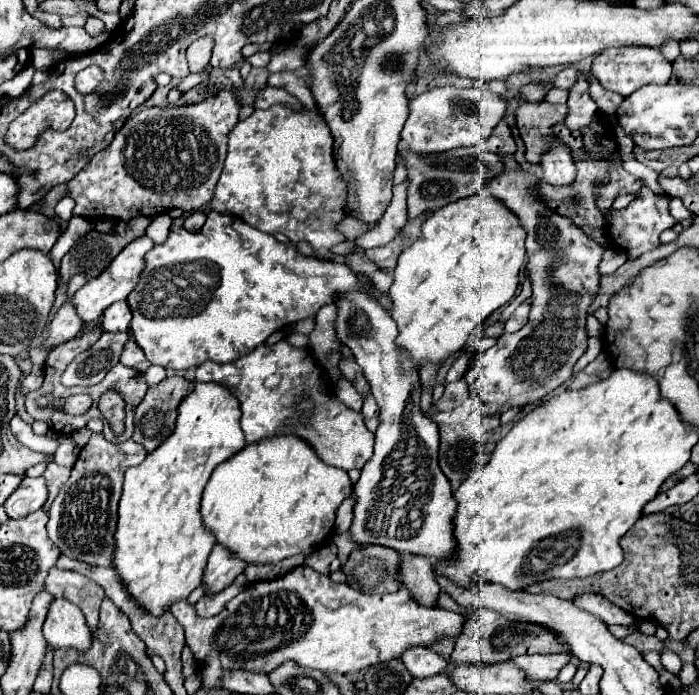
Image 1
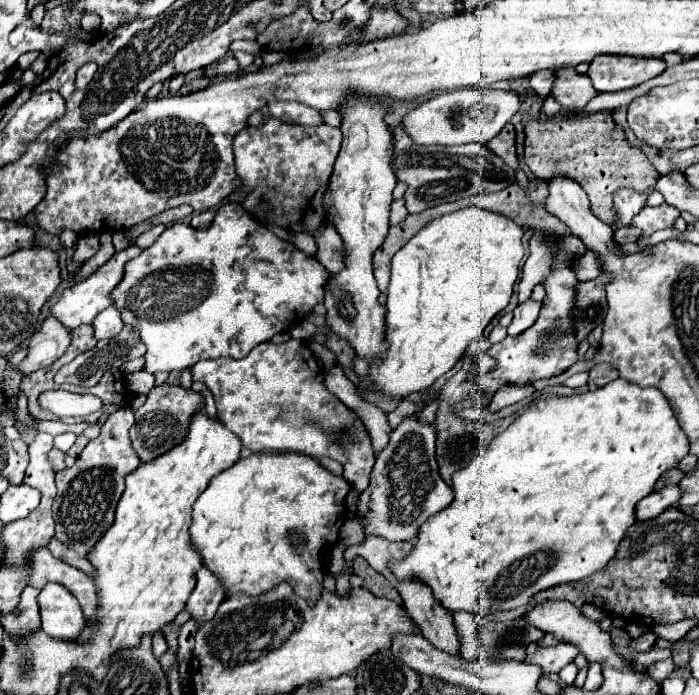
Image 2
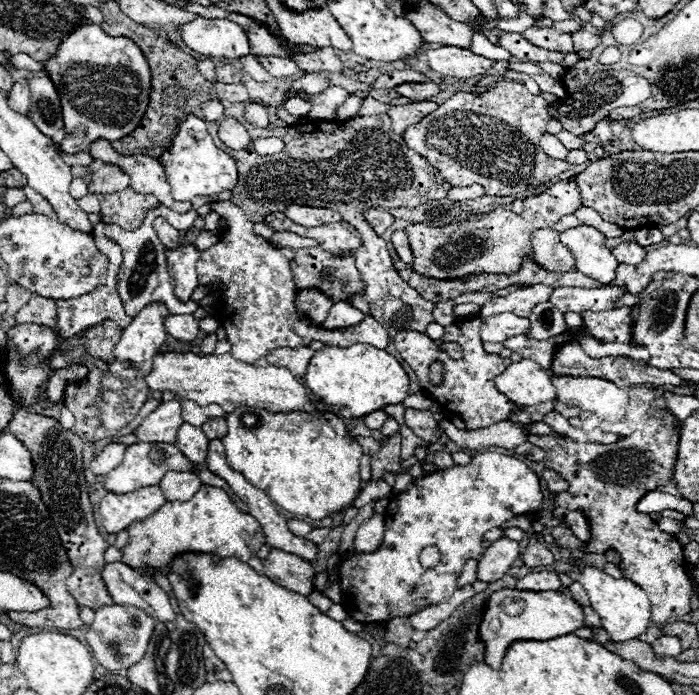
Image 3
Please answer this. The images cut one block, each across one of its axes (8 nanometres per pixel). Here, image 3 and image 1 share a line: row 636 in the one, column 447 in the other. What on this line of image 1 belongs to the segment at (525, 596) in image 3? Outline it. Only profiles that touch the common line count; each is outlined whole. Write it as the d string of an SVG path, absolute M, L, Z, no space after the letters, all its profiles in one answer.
M366 274L358 276L358 288L352 292L342 292L336 296L334 304L338 308L338 316L334 320L338 340L346 344L358 366L364 368L366 380L372 388L372 394L380 406L380 426L376 430L376 446L372 460L362 468L360 480L354 486L356 504L354 504L354 520L350 526L352 540L358 544L378 544L388 546L398 552L414 552L434 560L442 560L452 556L456 544L452 536L452 518L456 512L456 500L452 496L450 482L438 468L438 424L426 418L420 410L420 378L416 368L410 362L406 352L400 352L394 344L398 328L390 318L390 312L378 304L378 300L368 292L372 286L372 278Z

